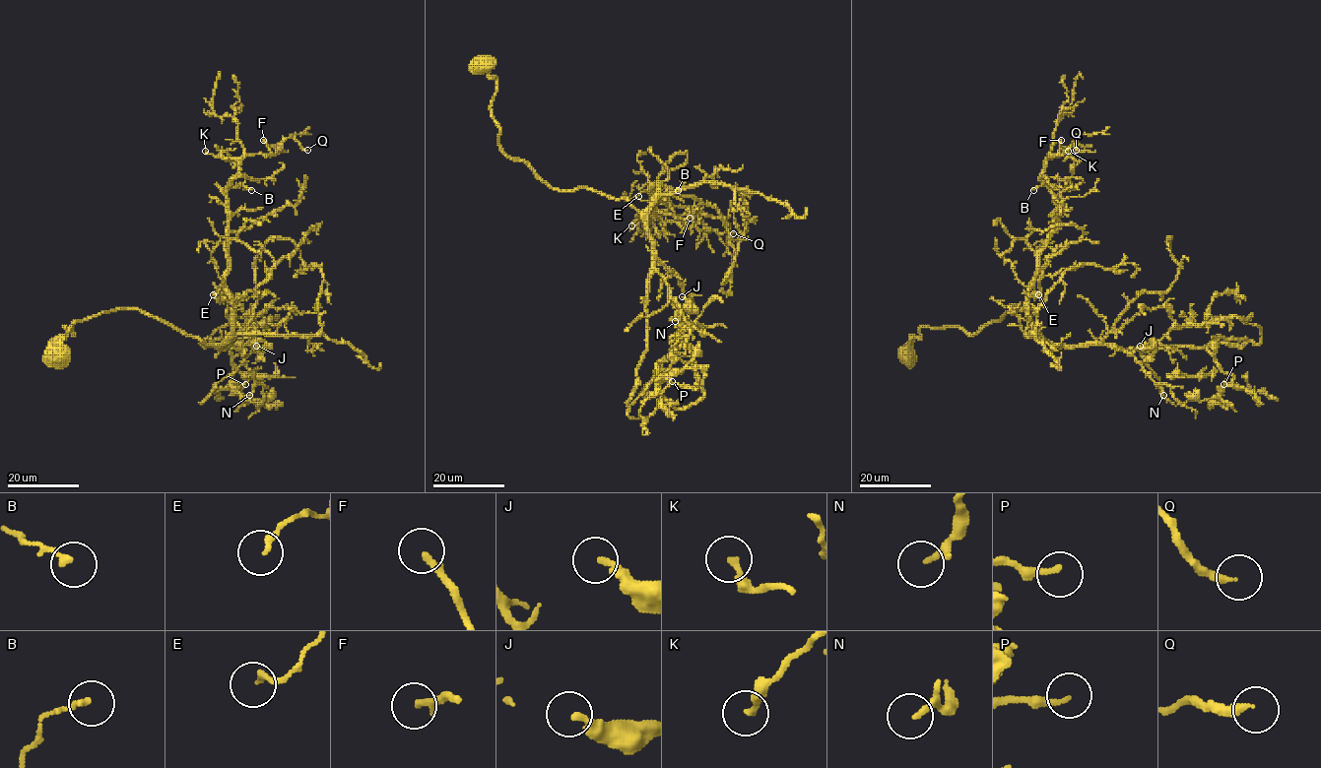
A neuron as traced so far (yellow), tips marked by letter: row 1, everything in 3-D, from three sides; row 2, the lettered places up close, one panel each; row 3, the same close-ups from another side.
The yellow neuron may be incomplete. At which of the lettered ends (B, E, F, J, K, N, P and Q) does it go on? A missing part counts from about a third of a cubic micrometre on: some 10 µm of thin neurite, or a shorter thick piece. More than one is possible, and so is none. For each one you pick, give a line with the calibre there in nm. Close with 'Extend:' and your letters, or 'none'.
F: 240 nm thick
Extend: F

